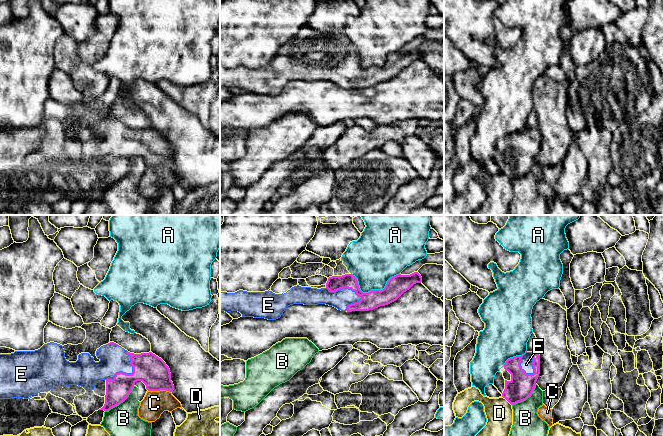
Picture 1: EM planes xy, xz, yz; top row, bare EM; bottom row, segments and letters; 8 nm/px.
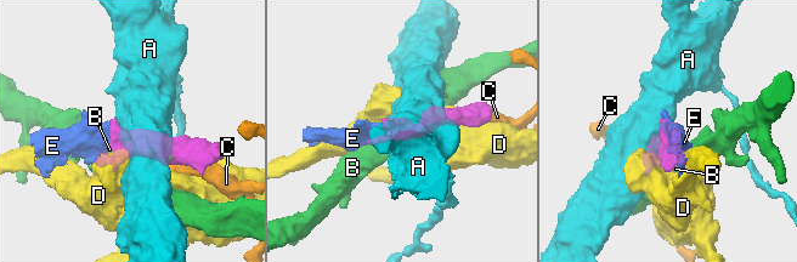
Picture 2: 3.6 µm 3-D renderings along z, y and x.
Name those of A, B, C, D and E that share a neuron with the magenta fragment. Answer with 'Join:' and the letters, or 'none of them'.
Join: E

